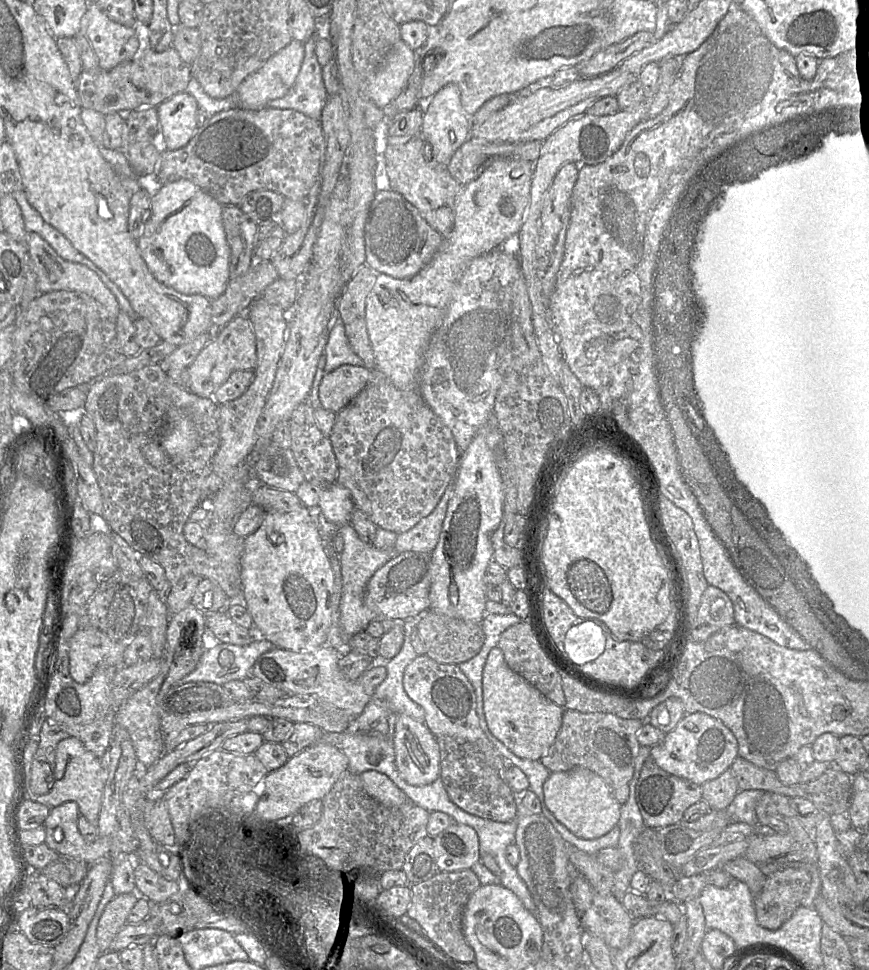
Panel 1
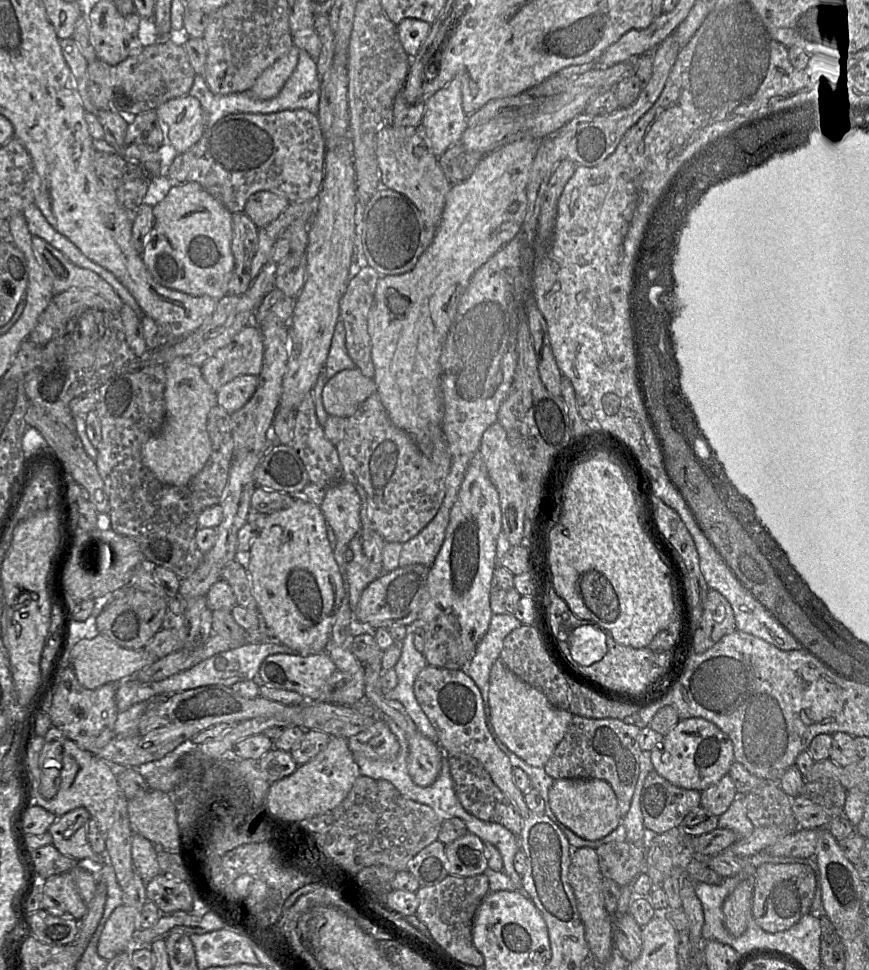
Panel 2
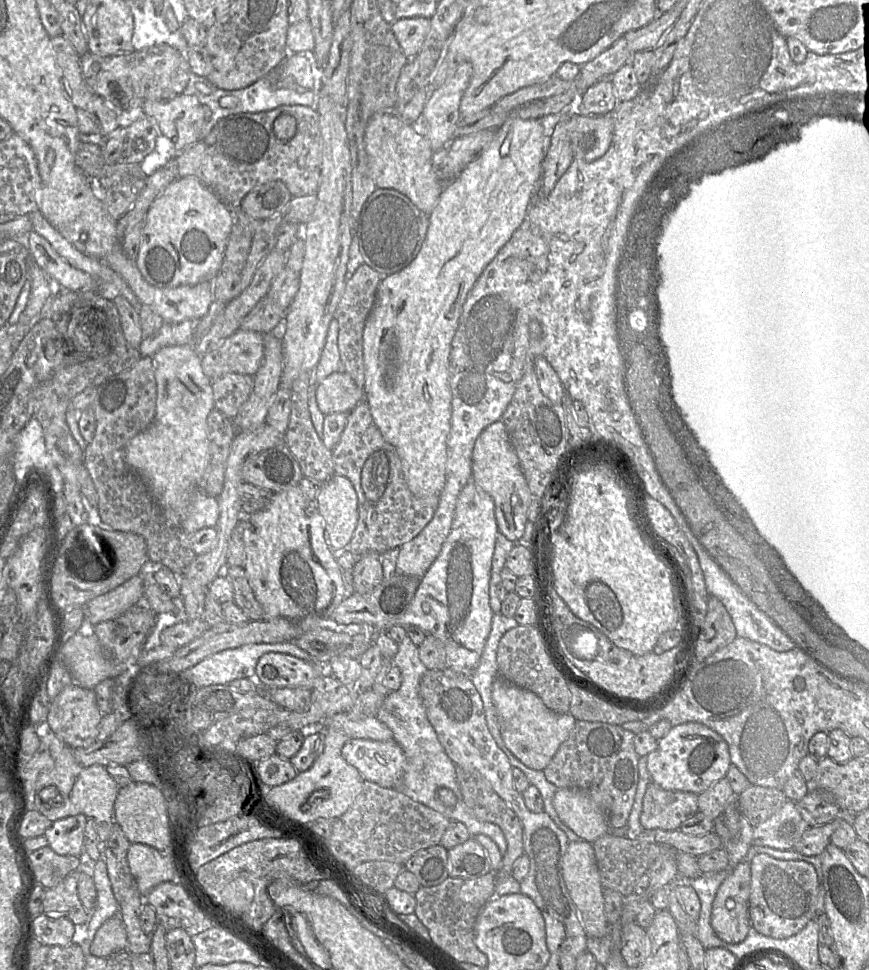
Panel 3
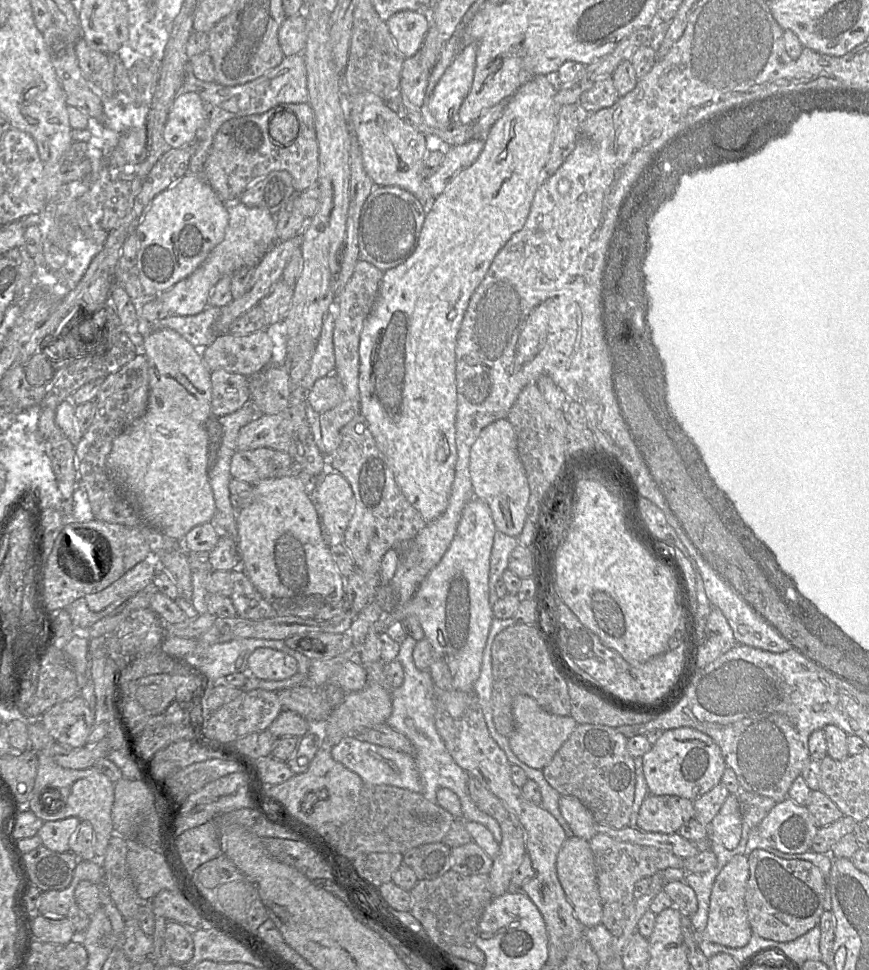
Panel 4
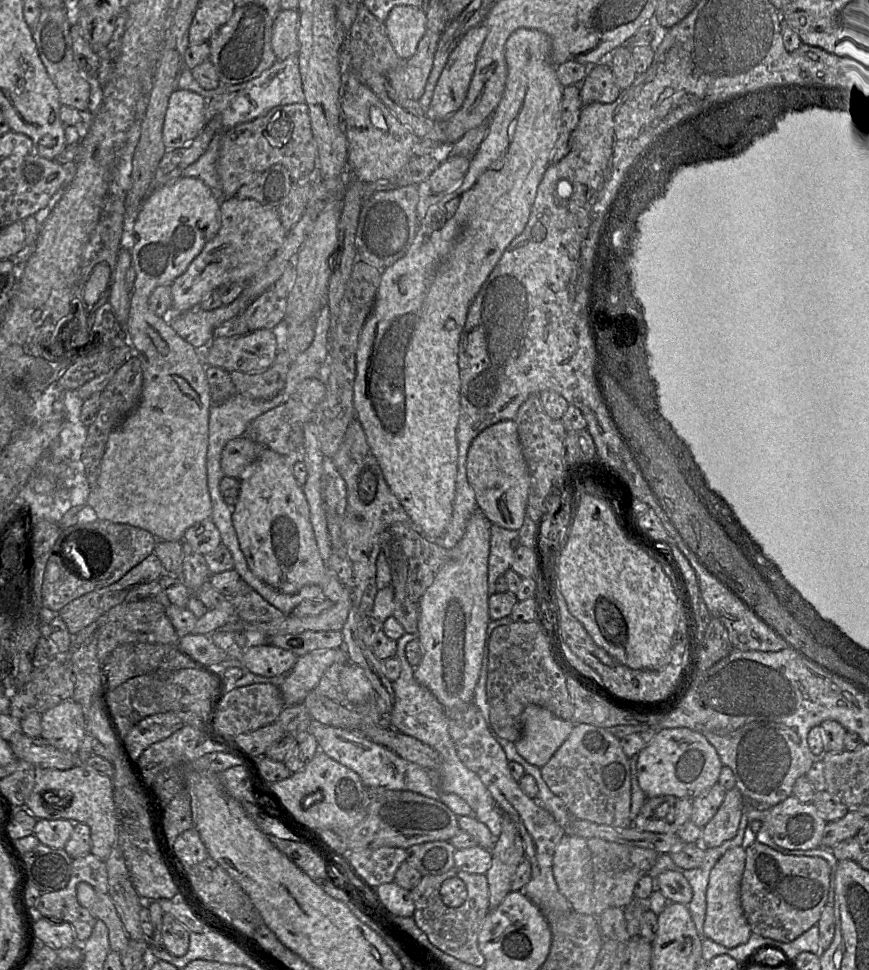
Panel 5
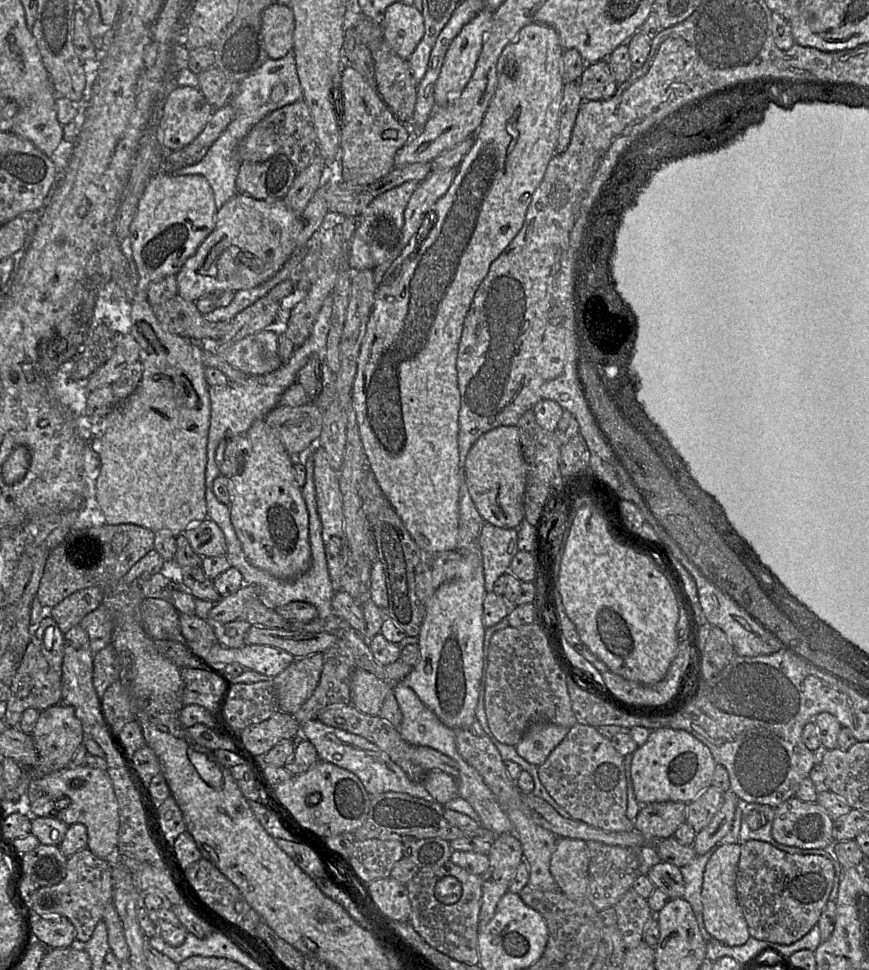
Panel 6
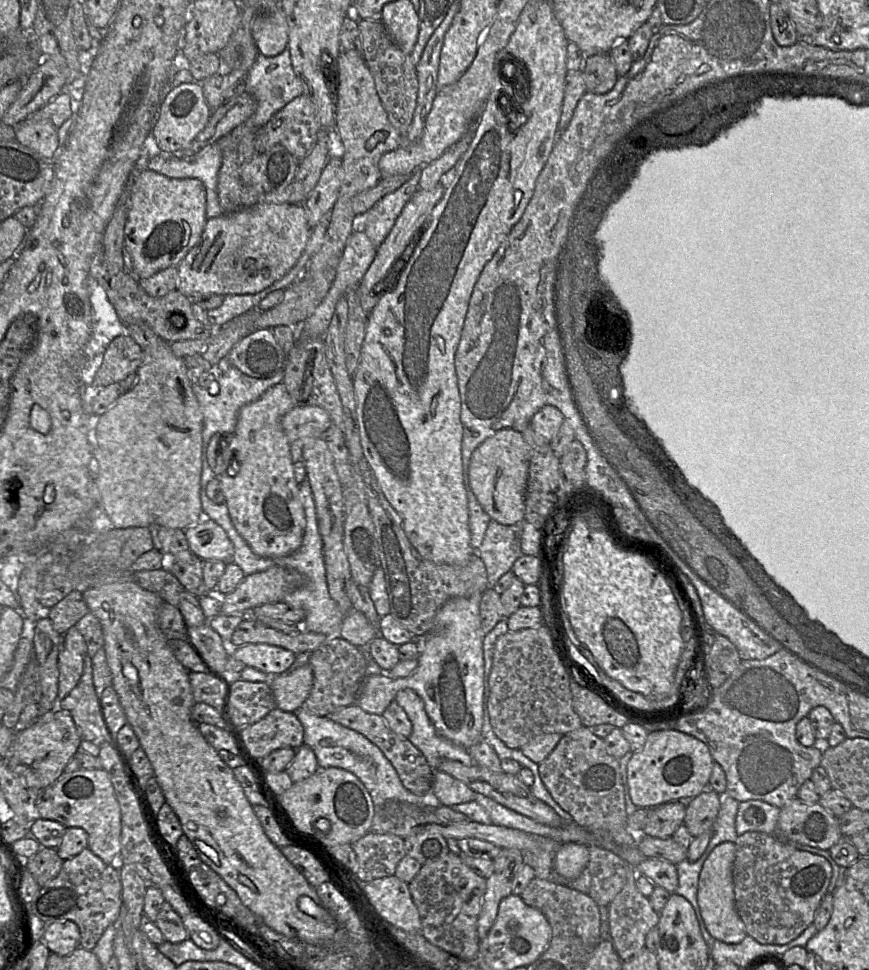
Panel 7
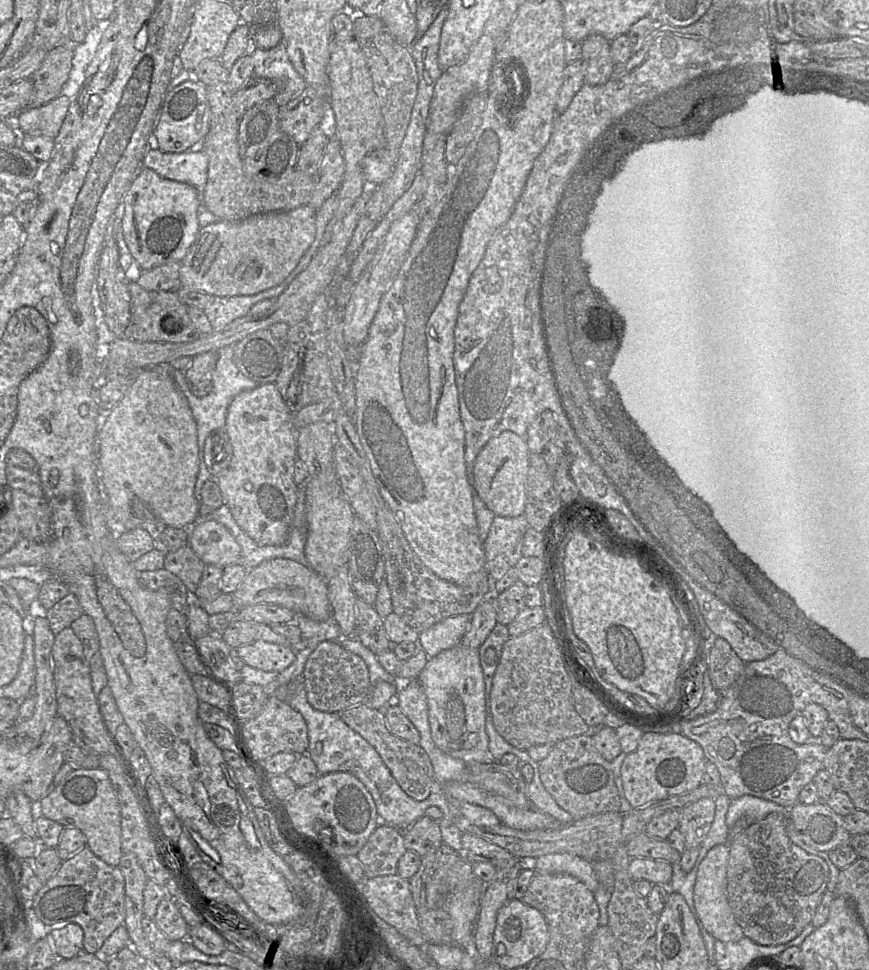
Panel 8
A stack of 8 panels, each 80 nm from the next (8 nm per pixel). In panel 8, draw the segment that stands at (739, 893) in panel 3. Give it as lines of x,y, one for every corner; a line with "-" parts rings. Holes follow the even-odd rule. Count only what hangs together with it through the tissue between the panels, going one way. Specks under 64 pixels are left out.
729,844
716,845
707,852
700,863
694,885
694,906
704,928
715,940
737,942
744,937
744,934
735,919
727,897
729,851

